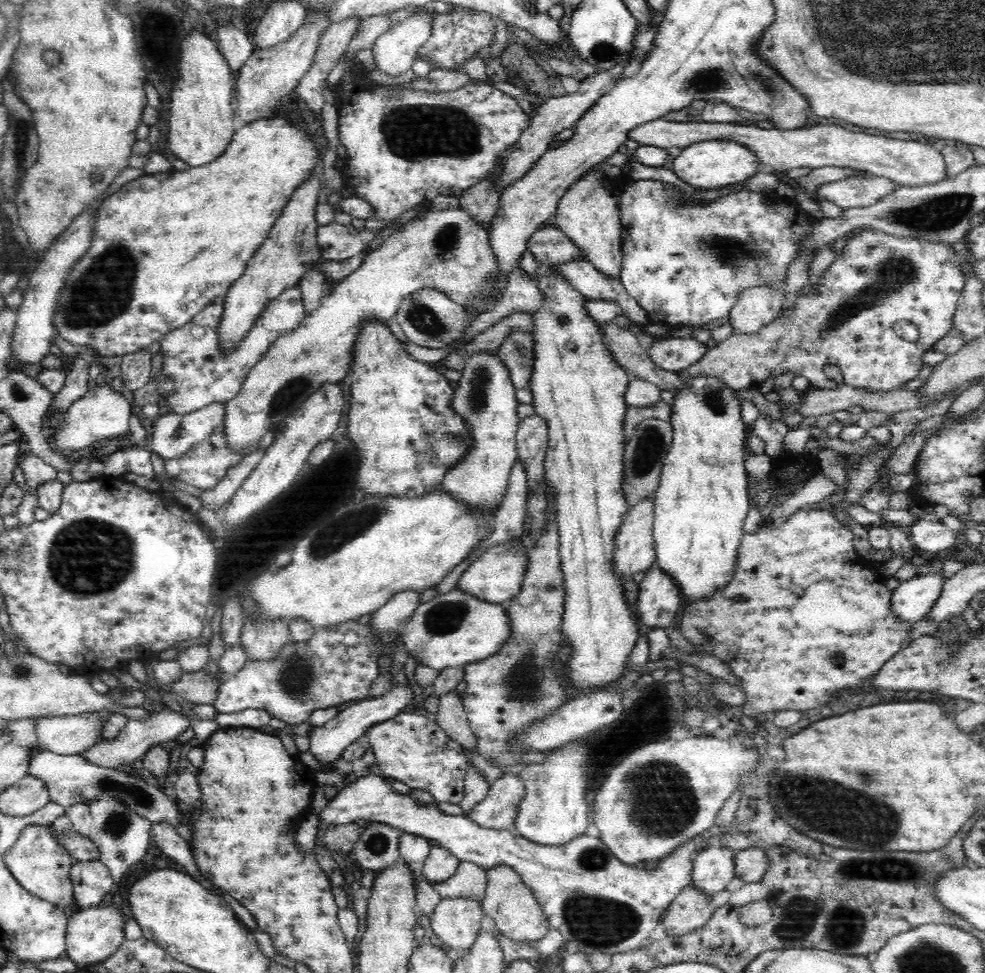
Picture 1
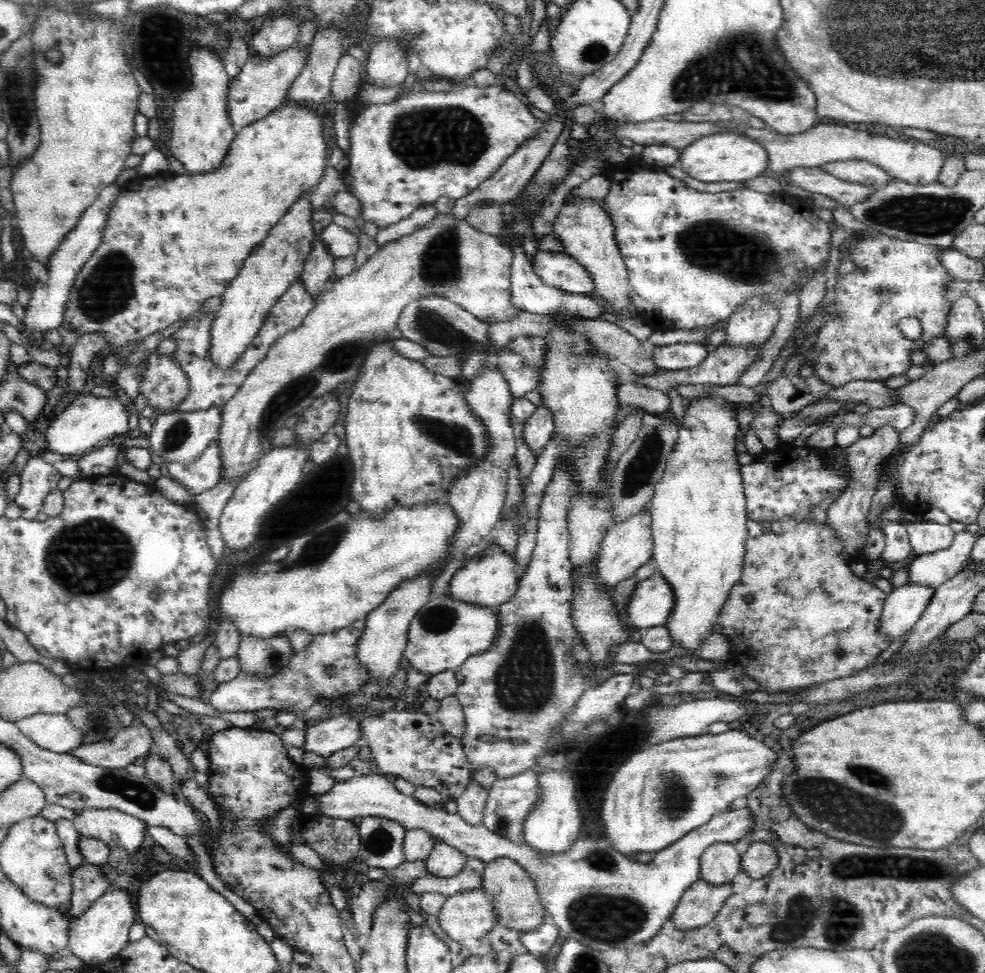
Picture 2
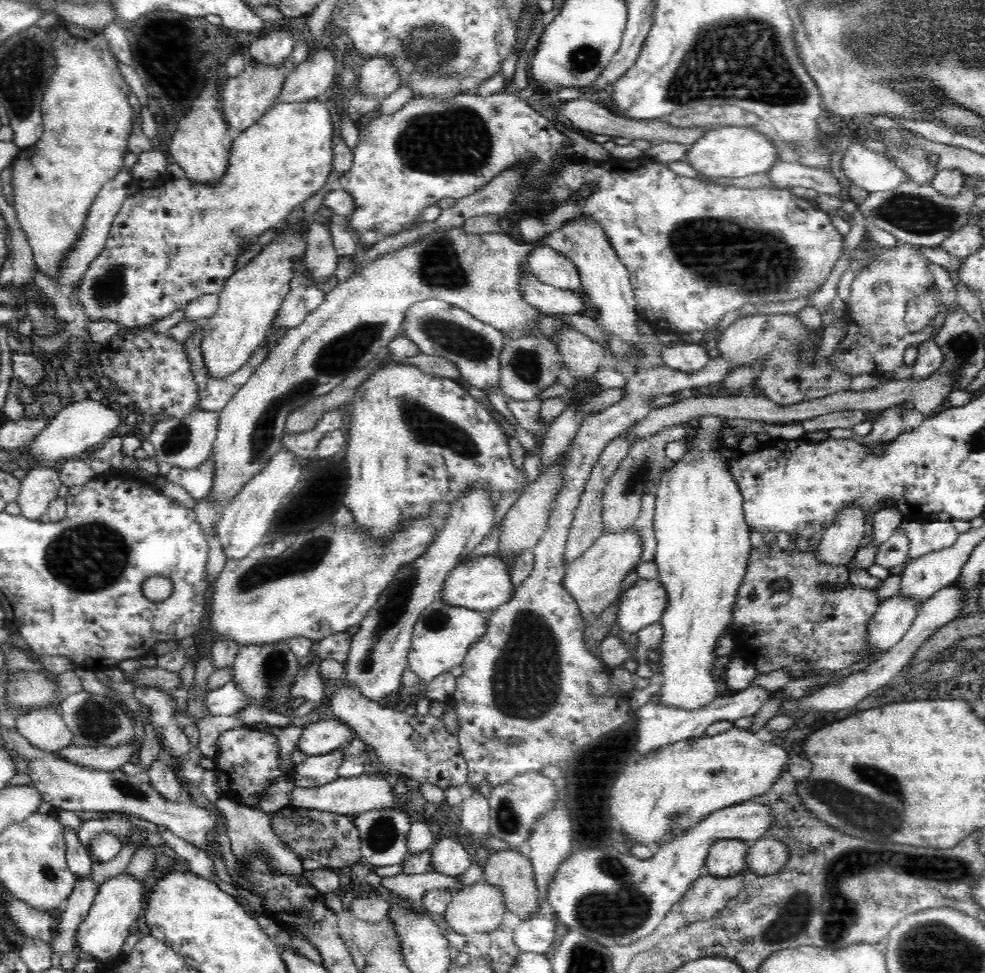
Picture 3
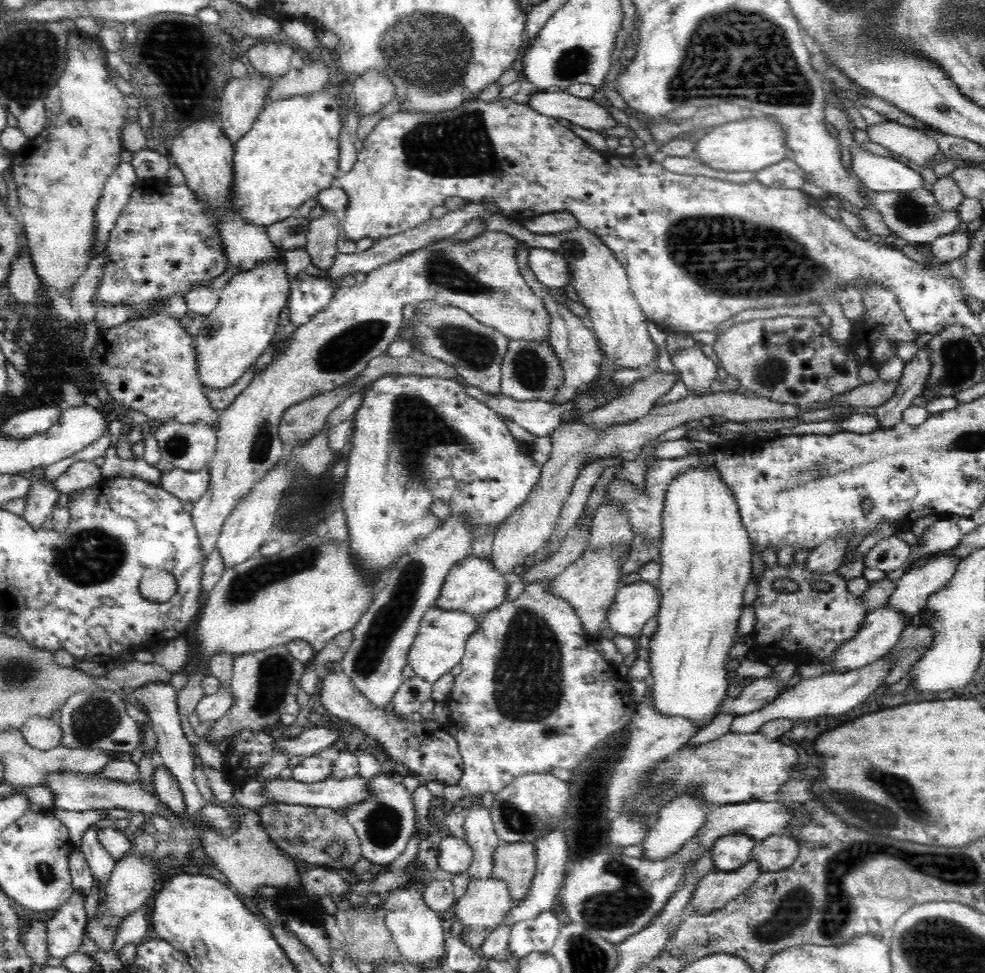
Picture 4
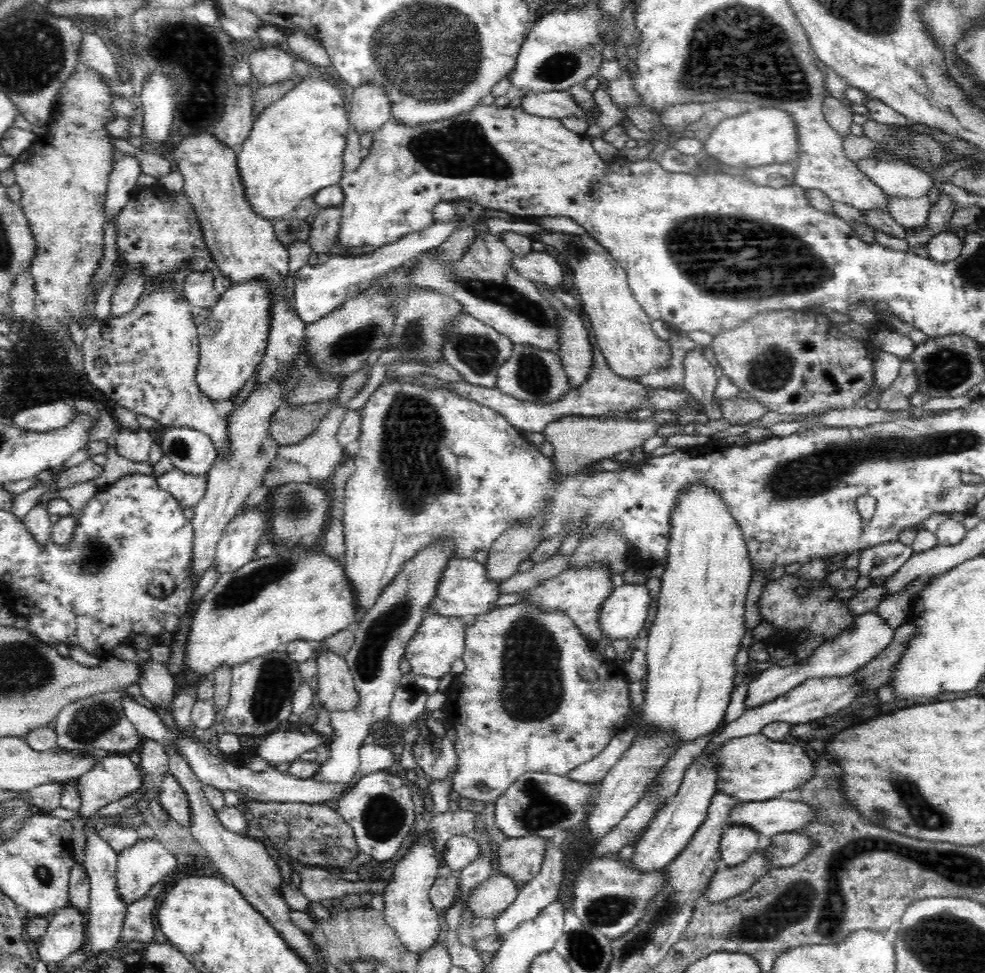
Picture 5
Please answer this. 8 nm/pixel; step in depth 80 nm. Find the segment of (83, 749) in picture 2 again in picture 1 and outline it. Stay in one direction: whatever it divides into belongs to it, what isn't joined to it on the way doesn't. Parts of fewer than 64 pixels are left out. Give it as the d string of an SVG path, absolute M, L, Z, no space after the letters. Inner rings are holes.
M160 712L160 714L154 714L148 722L129 719L125 728L118 732L118 736L114 740L110 740L110 742L99 740L94 743L92 748L88 748L79 756L97 766L118 769L123 765L130 765L139 759L142 760L148 753L148 750L153 748L154 745L174 741L174 738L178 738L178 734L182 734L186 728L190 728L190 722L188 722L187 716L178 714L178 712Z

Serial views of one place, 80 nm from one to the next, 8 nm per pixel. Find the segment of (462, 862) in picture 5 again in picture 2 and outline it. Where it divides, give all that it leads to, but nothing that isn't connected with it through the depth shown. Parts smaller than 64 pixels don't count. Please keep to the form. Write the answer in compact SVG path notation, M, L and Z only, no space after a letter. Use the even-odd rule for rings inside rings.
M440 840L433 846L432 852L425 862L429 874L446 878L456 876L464 870L467 857Z

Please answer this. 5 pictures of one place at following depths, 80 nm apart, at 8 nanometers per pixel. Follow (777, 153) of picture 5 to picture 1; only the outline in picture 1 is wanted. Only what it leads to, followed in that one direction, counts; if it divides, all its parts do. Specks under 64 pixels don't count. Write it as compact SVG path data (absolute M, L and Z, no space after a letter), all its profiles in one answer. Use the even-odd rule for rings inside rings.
M705 140L691 144L681 150L675 151L669 167L684 182L704 190L718 189L736 185L754 176L759 171L760 160L753 156L752 151L745 150L736 142L721 140Z

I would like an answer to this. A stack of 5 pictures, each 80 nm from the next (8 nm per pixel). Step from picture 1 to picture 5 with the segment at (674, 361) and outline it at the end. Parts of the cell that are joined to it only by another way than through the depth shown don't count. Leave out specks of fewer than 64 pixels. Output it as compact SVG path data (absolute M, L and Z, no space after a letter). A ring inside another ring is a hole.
M700 350L686 354L684 358L684 390L701 404L703 419L718 420L723 417L721 408L713 400L713 393L718 385L718 370L706 359Z

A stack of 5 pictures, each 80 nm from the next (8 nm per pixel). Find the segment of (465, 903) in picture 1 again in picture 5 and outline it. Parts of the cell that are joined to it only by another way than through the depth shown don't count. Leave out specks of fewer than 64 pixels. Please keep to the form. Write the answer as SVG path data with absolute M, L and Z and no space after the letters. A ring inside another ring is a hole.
M494 874L493 877L482 882L478 888L472 890L466 905L472 911L472 917L476 921L481 918L495 919L516 900L519 889L513 884L512 878Z

